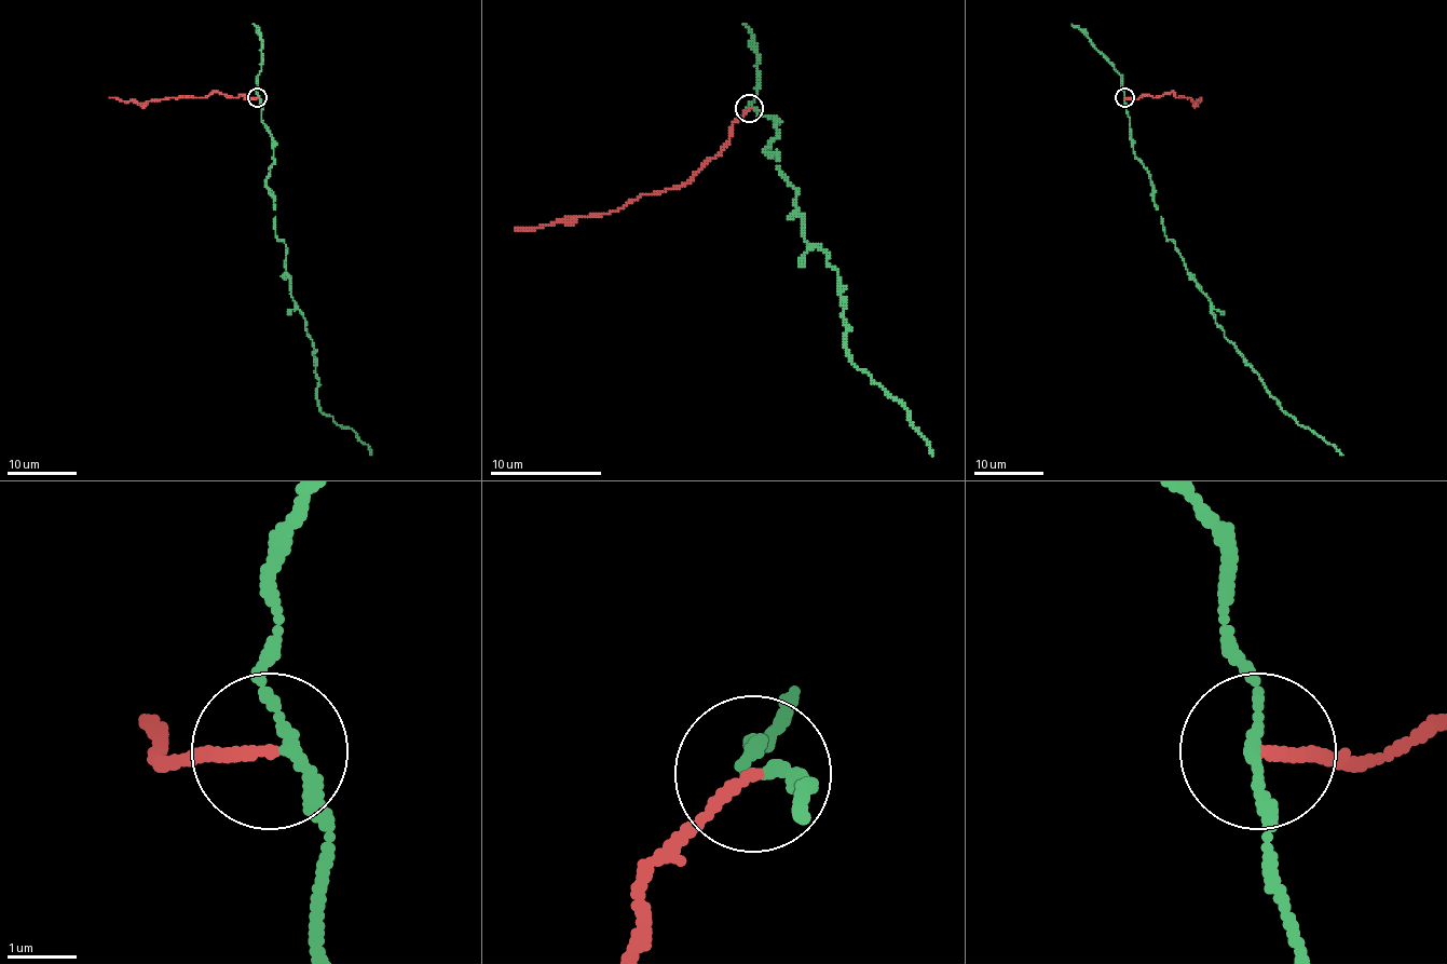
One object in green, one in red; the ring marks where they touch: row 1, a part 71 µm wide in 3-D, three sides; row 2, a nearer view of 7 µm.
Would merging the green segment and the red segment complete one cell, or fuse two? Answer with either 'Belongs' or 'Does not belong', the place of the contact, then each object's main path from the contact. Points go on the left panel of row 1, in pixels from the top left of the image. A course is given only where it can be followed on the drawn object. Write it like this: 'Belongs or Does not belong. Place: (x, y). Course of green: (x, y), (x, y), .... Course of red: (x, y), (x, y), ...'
Does not belong. Place: (257, 97). Course of green: (258, 97), (272, 137), (267, 179), (275, 235), (286, 244), (291, 297), (312, 339), (317, 406), (371, 455). Course of red: (256, 97), (245, 99), (244, 95), (216, 92), (203, 97), (172, 97), (144, 103), (109, 97)

